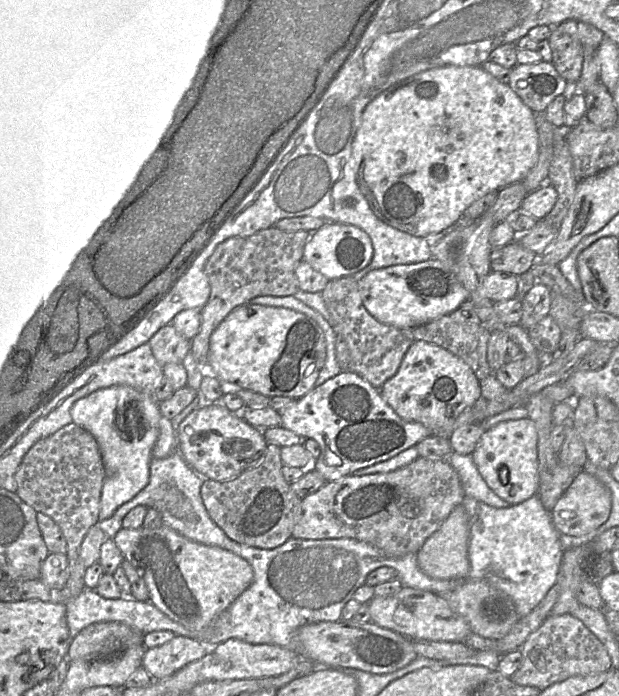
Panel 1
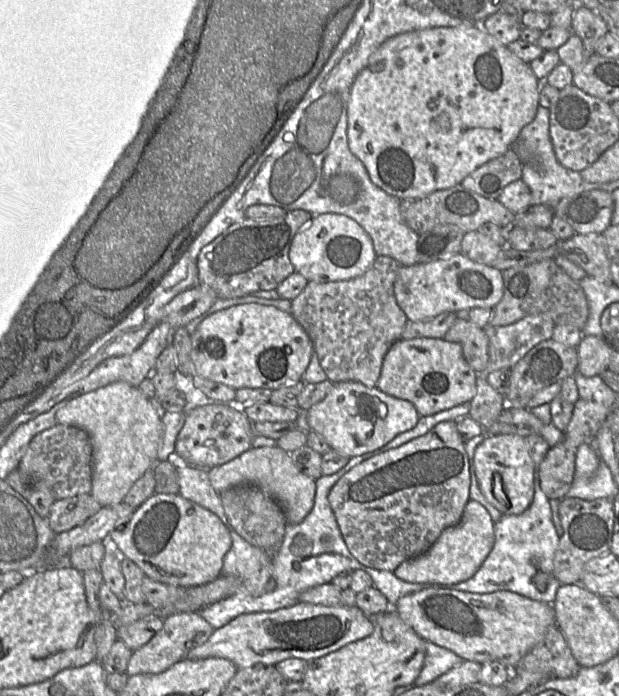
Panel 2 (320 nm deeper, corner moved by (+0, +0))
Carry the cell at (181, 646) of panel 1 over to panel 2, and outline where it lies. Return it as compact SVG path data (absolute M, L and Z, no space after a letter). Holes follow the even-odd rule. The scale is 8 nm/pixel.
M199 612L173 613L163 621L163 627L146 644L133 651L125 672L128 677L135 674L164 672L175 663L187 658L189 650L204 644L214 631Z

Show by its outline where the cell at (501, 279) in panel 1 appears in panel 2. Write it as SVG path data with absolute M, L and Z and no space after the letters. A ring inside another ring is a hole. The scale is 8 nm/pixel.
M456 253L427 263L401 266L393 285L397 304L409 321L423 321L443 312L493 308L503 295L502 272Z

